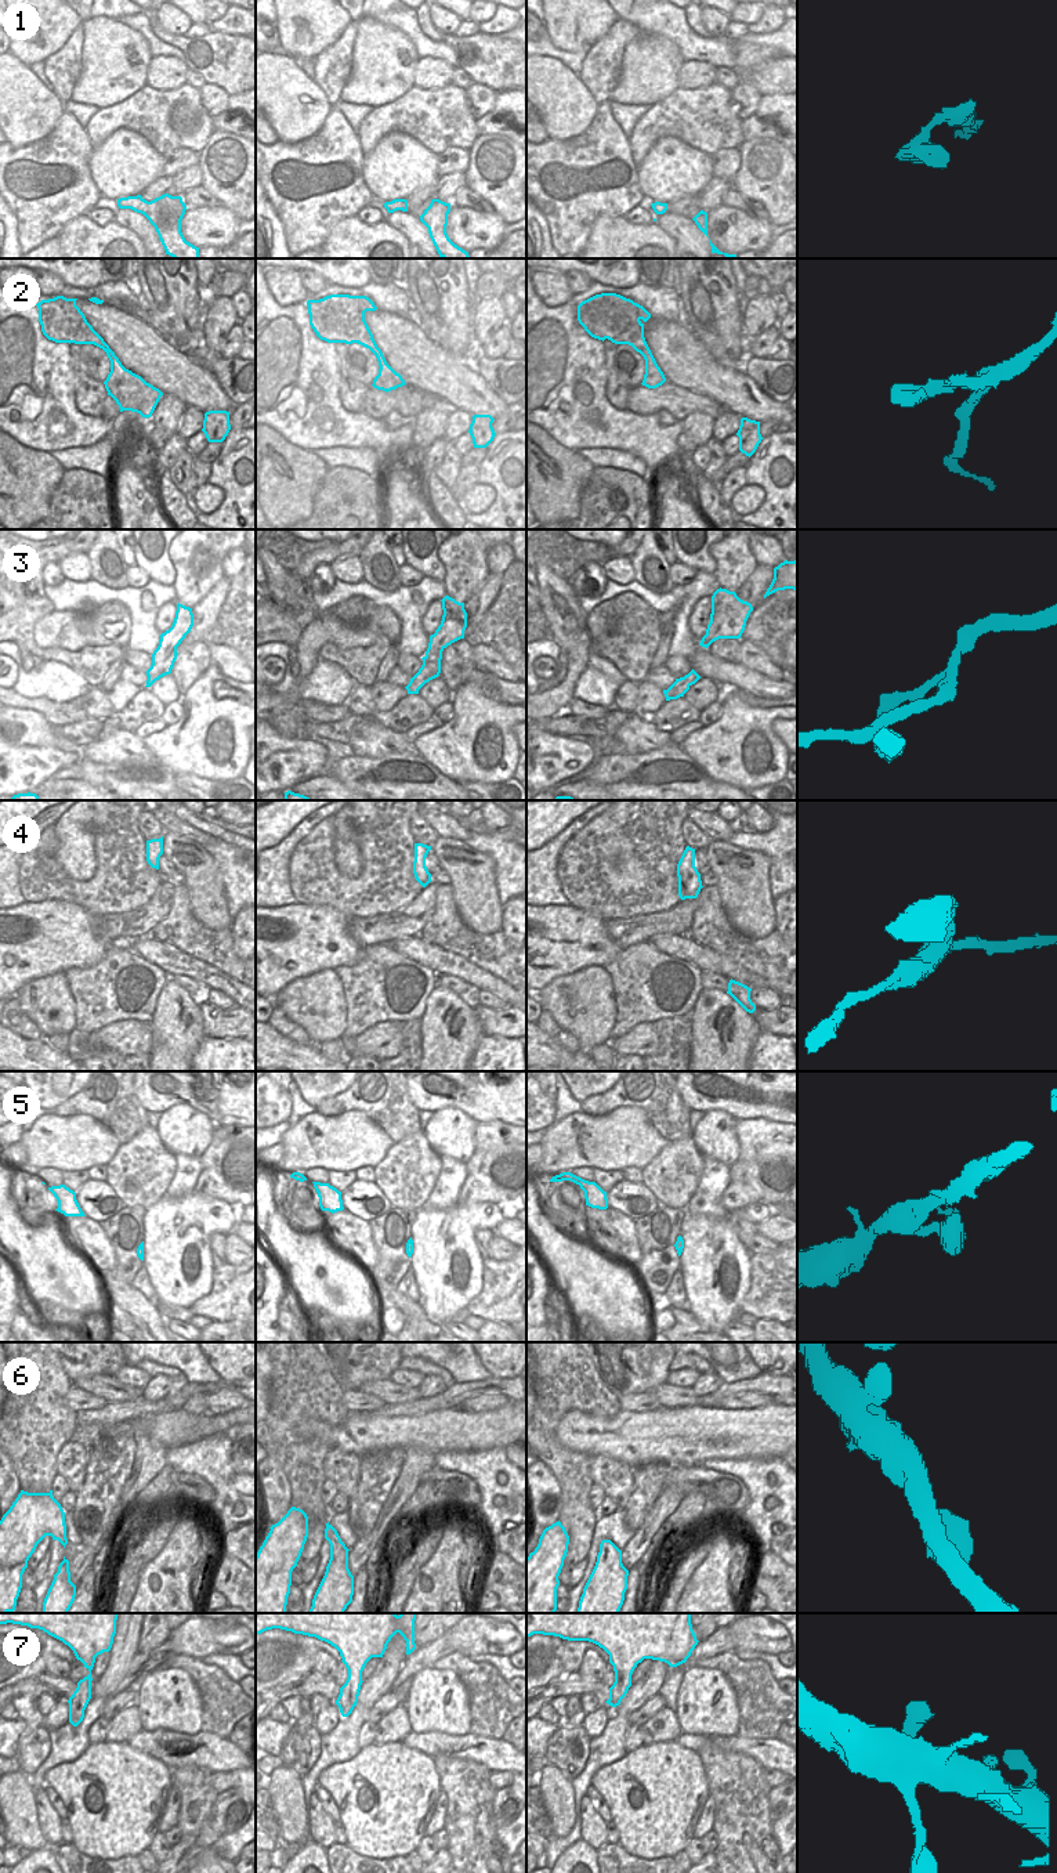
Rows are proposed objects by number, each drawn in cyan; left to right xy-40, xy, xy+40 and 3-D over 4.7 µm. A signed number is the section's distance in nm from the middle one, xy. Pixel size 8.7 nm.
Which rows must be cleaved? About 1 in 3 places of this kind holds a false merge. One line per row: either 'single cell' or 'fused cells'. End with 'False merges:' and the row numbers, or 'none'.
1: single cell
2: single cell
3: fused cells
4: single cell
5: single cell
6: single cell
7: single cell
False merges: 3

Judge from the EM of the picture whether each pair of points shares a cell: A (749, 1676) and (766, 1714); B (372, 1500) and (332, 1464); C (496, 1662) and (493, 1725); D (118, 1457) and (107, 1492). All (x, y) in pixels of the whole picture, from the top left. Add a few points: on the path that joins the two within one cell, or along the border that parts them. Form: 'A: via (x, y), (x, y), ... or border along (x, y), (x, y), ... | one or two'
A: via (755, 1685), (762, 1705) | one
B: border along (361, 1457), (358, 1488), (348, 1499) | two
C: border along (469, 1658), (474, 1662), (488, 1662), (507, 1682) | two
D: via (109, 1465), (107, 1483) | one

